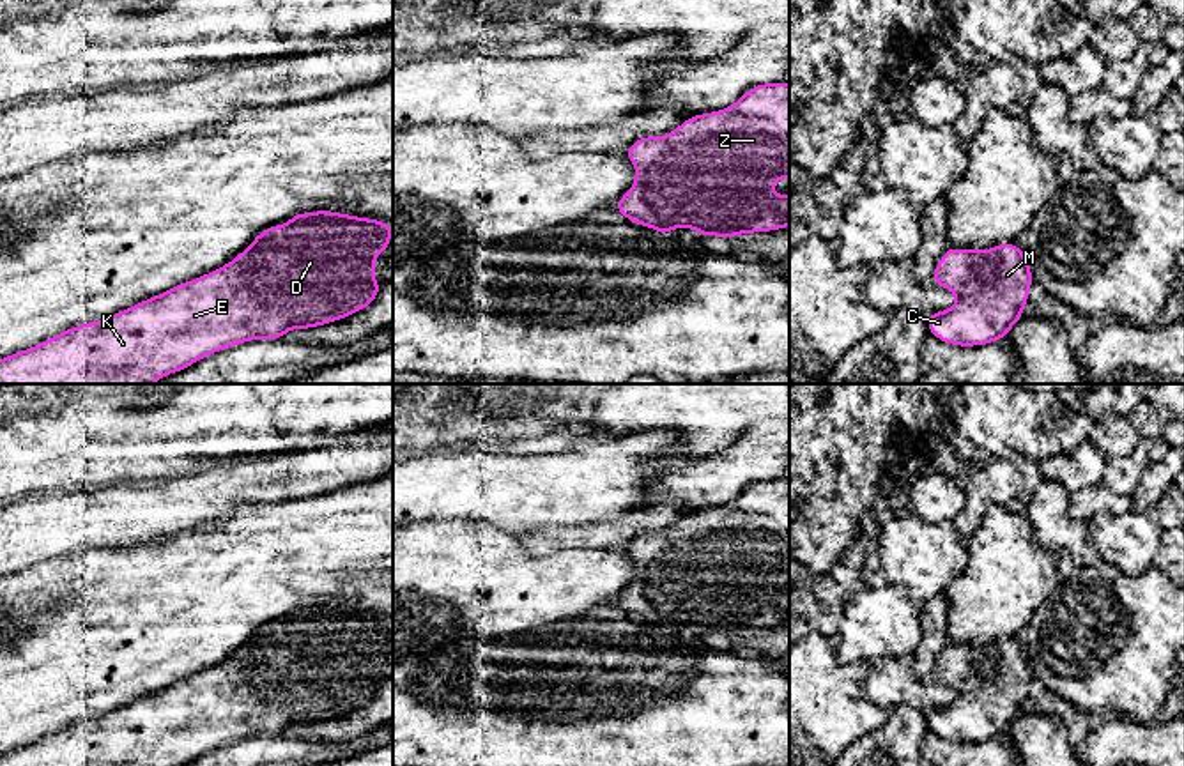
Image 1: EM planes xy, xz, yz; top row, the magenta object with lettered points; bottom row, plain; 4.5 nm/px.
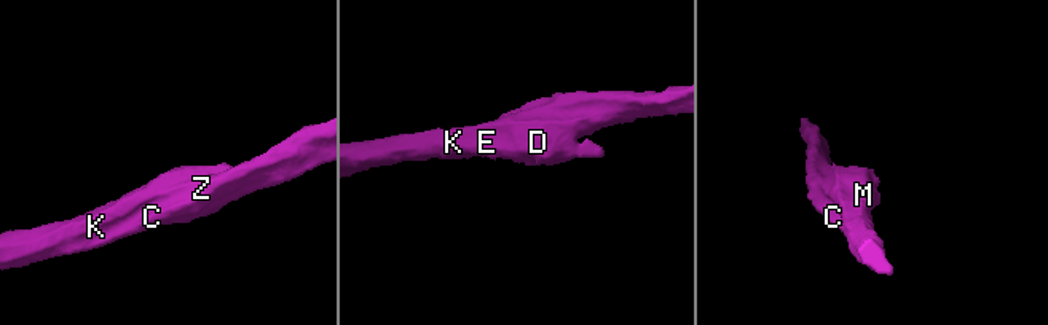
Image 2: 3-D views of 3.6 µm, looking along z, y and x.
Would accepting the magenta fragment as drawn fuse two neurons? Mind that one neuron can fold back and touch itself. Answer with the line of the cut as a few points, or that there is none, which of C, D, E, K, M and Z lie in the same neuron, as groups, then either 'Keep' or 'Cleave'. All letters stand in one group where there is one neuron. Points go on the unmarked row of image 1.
No split. Groups: C D E K M Z. Keep

